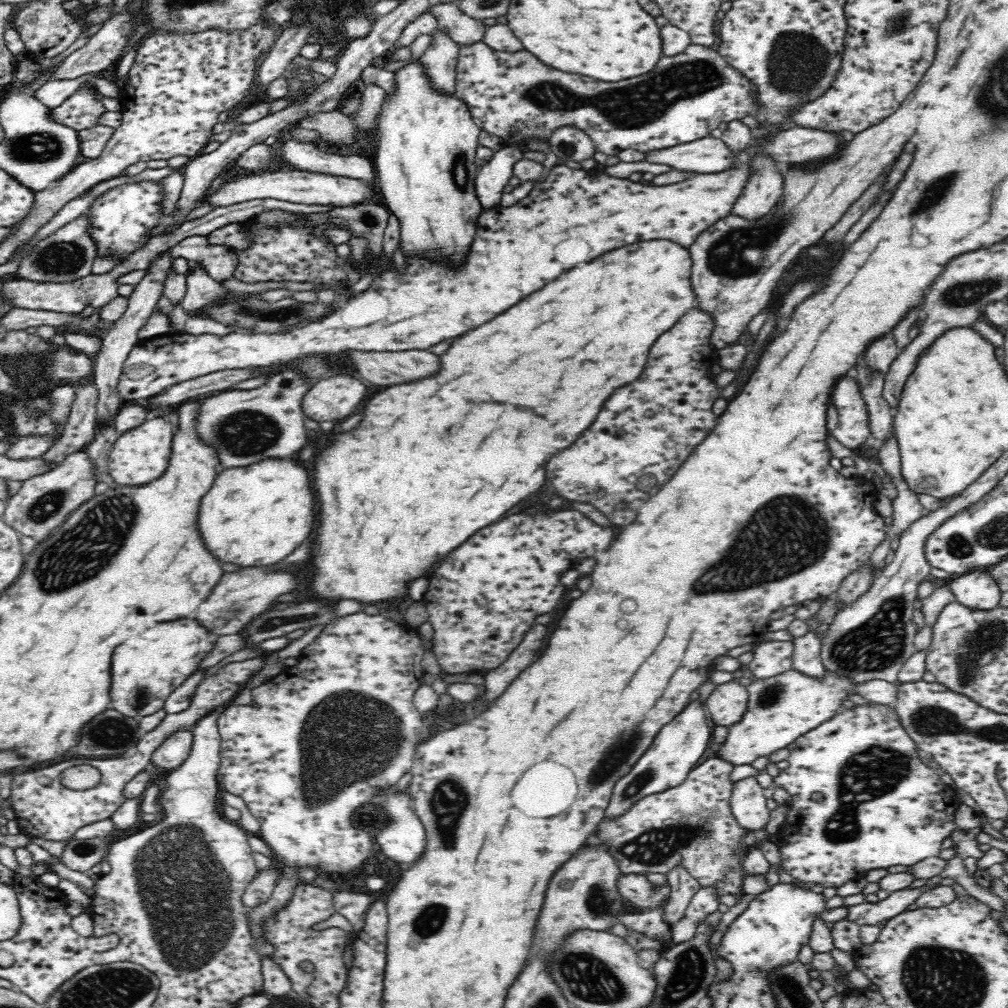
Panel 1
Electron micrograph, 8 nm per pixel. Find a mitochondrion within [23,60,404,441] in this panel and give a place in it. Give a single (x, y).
(64, 258)

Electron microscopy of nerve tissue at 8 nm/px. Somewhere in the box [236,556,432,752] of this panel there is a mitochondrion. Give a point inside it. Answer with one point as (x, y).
(273, 621)

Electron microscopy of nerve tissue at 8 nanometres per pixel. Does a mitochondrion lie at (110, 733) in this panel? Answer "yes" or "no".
yes

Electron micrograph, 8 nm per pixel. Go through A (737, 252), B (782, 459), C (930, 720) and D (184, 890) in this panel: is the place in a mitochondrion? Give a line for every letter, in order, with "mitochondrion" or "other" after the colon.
A: mitochondrion
B: other
C: mitochondrion
D: mitochondrion

